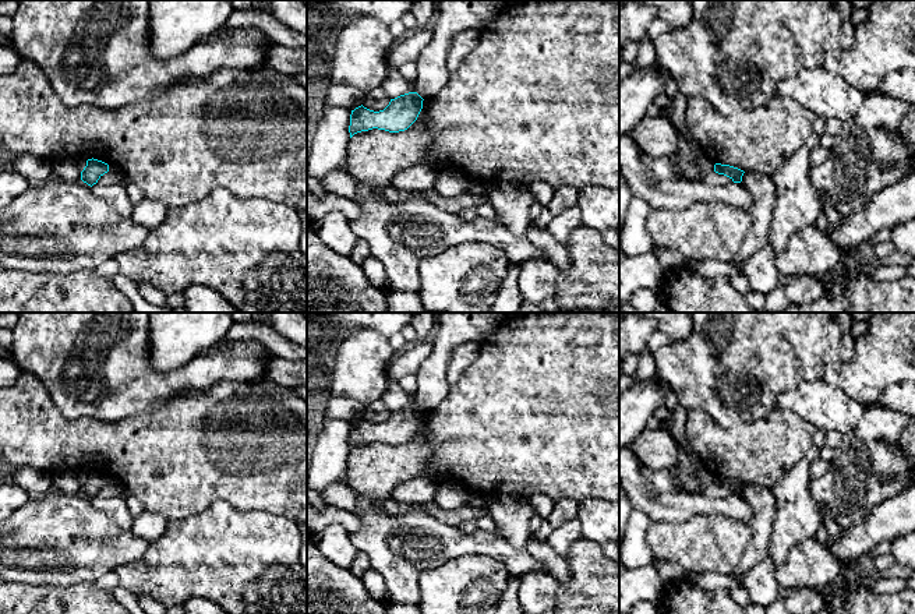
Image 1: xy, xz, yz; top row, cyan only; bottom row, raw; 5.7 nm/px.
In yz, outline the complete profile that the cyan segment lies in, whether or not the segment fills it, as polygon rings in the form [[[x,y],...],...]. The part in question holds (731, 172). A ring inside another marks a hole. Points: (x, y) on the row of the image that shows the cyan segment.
[[[721,163],[714,165],[714,172],[729,177],[734,183],[741,183],[742,176],[745,173],[743,170],[741,170],[738,167],[734,167],[729,165],[721,165]]]

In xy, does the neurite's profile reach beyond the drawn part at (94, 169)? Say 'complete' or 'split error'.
complete

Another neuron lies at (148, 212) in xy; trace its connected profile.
[[[144,198],[139,204],[134,205],[131,218],[149,230],[160,225],[167,207],[151,198]]]

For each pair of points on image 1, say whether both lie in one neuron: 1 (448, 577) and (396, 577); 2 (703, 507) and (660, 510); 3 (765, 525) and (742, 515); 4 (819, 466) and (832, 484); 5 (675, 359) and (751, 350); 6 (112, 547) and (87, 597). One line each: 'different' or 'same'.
1: different
2: same
3: different
4: different
5: same
6: different

